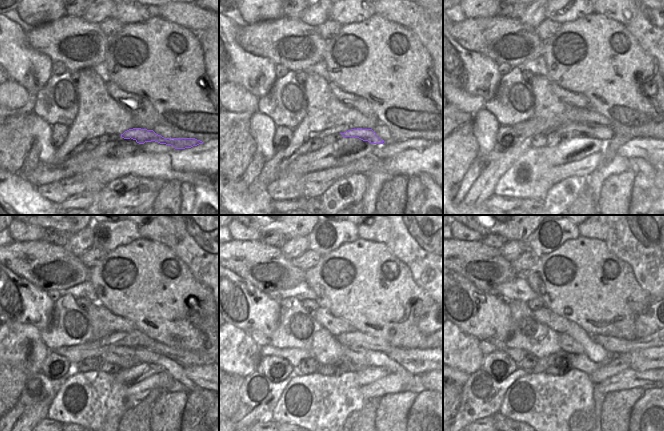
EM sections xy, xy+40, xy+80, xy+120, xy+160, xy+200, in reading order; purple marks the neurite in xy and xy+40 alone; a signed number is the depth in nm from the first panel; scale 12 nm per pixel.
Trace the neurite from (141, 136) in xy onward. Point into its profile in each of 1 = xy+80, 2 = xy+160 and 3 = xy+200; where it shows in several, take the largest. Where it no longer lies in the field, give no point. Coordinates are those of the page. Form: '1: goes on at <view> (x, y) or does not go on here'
1: goes on at xy+80 (571, 129)
2: goes on at xy+160 (297, 328)
3: goes on at xy+200 (536, 339)

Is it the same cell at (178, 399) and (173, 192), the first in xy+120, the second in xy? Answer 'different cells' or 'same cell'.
same cell

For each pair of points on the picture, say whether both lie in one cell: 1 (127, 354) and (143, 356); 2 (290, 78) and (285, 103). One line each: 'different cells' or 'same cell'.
1: different cells
2: same cell

